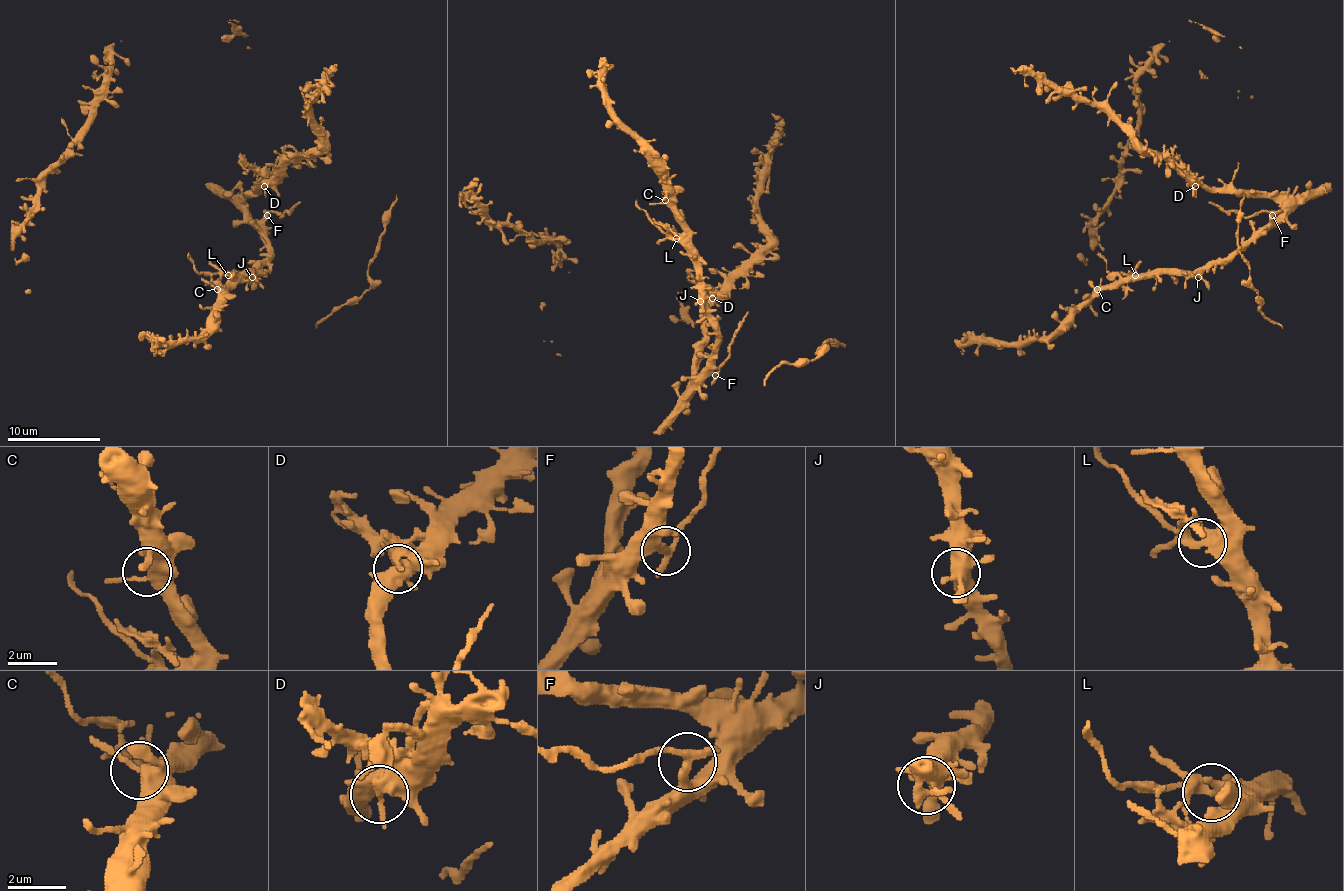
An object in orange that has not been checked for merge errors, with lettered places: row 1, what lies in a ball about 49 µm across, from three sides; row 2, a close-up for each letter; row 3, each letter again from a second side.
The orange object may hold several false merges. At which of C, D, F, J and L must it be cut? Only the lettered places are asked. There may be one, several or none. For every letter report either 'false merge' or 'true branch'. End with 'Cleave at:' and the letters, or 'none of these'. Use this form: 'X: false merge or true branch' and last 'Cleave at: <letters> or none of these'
C: true branch
D: true branch
F: false merge
J: true branch
L: false merge
Cleave at: F, L

